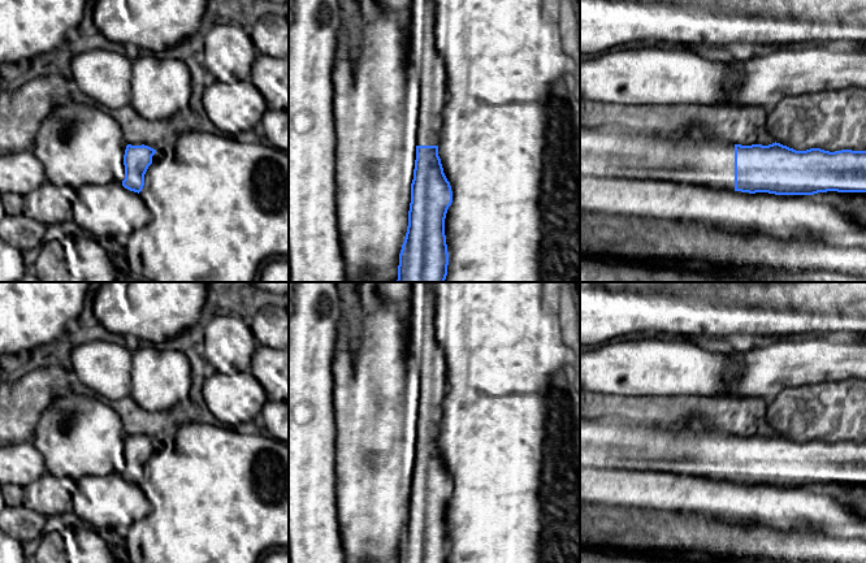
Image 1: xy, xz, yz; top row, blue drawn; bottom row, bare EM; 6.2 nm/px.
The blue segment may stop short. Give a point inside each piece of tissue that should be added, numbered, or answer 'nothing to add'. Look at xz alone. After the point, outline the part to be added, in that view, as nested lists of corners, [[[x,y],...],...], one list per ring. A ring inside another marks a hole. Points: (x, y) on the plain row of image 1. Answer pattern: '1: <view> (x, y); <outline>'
1: xz (429, 355); [[[413,282],[411,339],[419,364],[416,437],[438,437],[447,393],[445,352],[434,337],[436,296],[430,282]]]

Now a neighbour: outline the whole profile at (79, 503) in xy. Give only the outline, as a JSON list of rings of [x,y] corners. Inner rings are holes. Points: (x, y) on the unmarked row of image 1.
[[[43,473],[23,488],[23,506],[43,516],[56,516],[73,511],[79,519],[88,512],[87,499],[77,488],[77,480]]]

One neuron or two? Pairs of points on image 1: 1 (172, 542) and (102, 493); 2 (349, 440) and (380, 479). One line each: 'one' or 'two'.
1: two
2: one

